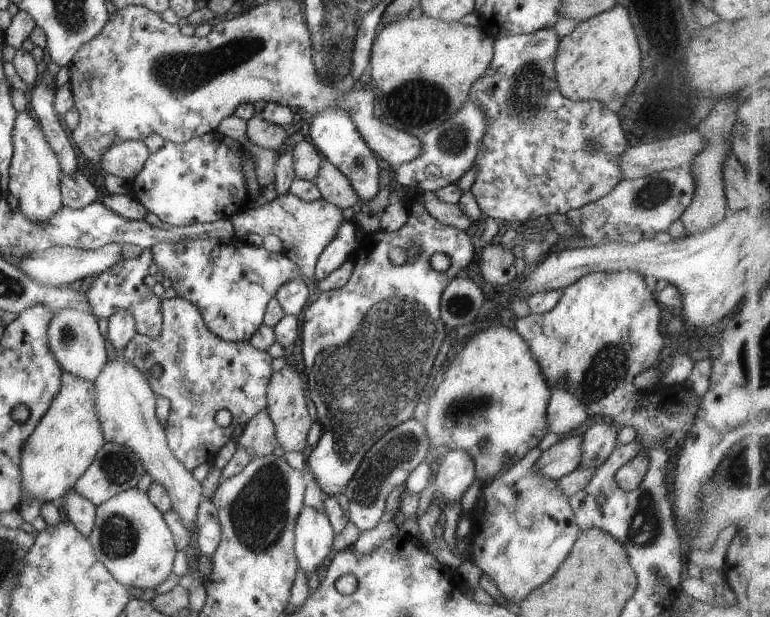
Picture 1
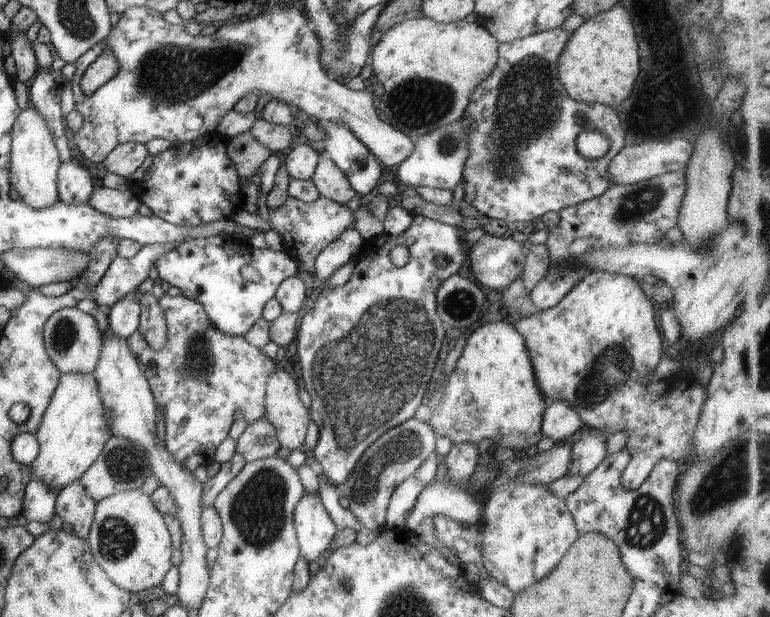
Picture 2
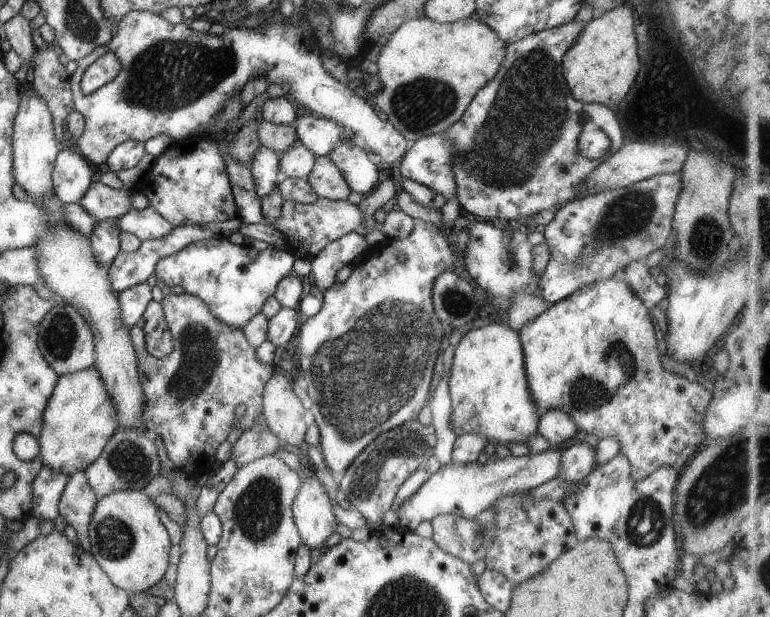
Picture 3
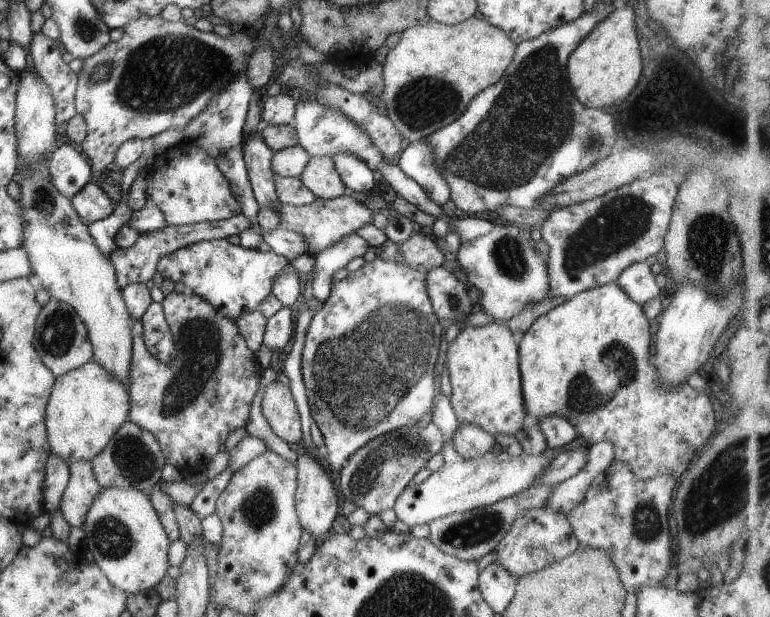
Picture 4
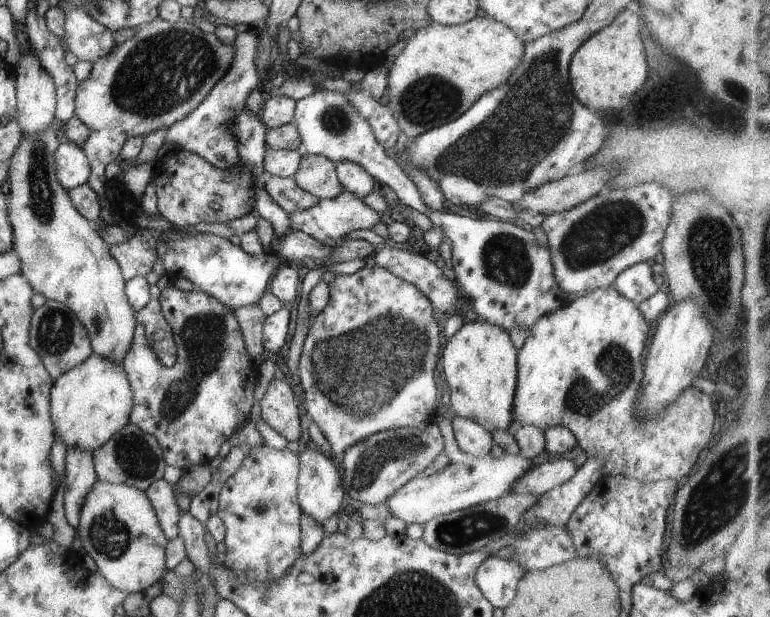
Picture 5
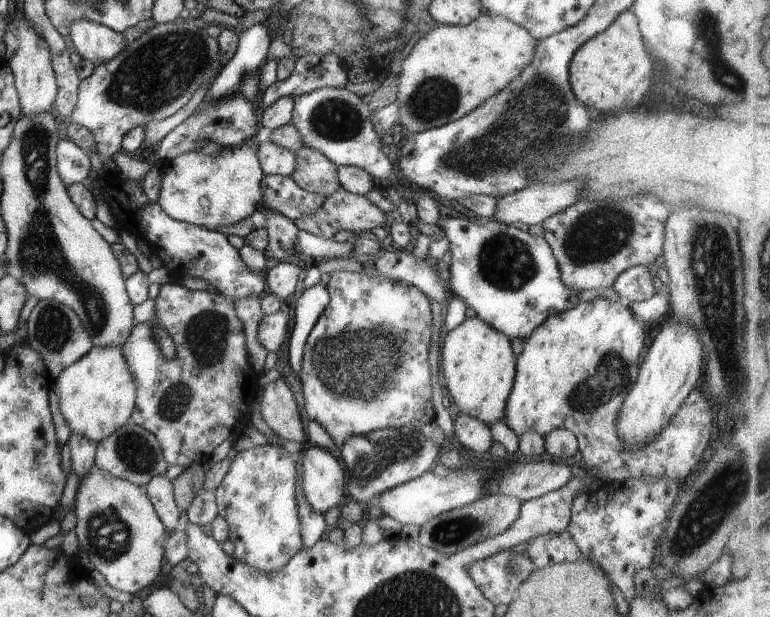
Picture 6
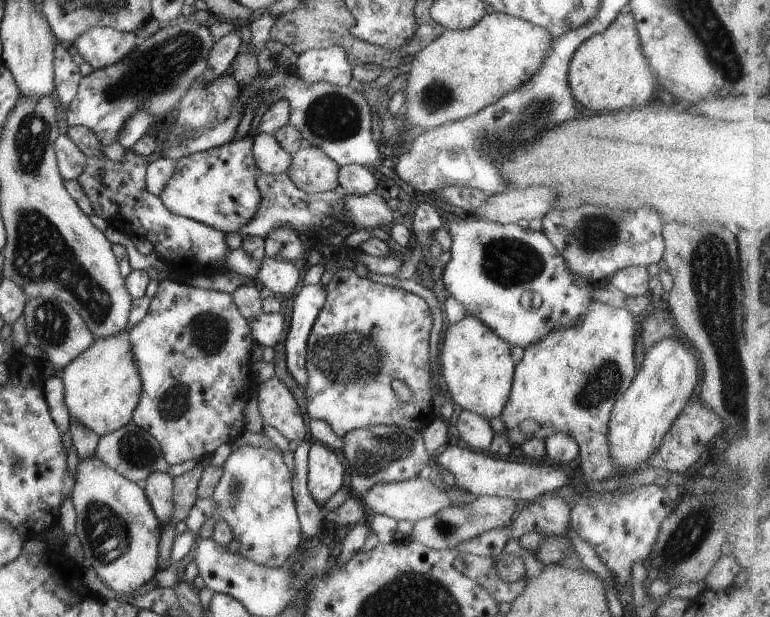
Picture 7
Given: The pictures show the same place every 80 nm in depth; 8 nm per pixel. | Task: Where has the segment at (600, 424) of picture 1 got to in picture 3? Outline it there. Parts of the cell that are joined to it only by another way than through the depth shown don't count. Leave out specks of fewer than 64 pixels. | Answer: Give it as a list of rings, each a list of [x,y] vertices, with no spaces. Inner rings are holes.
[[[585,439],[585,443],[573,444],[562,450],[555,477],[571,483],[578,483],[591,472],[594,462],[594,441]]]

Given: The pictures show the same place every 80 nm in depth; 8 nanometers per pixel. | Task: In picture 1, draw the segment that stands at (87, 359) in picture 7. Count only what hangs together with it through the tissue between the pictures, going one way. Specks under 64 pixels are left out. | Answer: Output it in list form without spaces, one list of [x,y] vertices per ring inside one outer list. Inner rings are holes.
[[[61,371],[59,390],[20,452],[22,500],[36,498],[44,503],[55,503],[91,464],[105,442],[96,417],[95,393],[91,381]]]

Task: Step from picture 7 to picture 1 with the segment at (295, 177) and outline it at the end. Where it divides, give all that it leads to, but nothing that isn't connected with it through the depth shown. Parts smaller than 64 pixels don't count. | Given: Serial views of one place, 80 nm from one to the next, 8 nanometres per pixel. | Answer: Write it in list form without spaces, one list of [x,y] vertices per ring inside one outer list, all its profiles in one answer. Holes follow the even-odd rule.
[[[325,157],[321,159],[313,182],[319,189],[321,198],[334,204],[337,208],[357,207],[360,204],[358,196],[354,193],[345,175]]]

